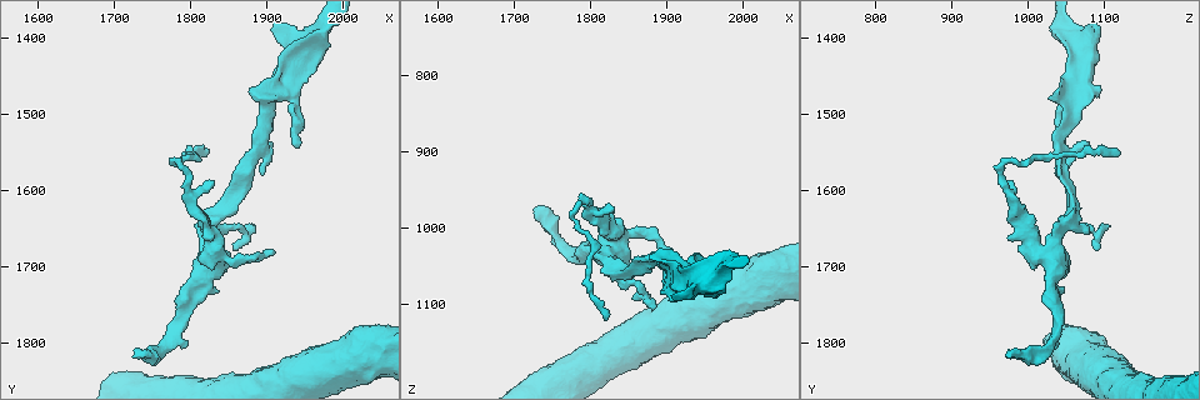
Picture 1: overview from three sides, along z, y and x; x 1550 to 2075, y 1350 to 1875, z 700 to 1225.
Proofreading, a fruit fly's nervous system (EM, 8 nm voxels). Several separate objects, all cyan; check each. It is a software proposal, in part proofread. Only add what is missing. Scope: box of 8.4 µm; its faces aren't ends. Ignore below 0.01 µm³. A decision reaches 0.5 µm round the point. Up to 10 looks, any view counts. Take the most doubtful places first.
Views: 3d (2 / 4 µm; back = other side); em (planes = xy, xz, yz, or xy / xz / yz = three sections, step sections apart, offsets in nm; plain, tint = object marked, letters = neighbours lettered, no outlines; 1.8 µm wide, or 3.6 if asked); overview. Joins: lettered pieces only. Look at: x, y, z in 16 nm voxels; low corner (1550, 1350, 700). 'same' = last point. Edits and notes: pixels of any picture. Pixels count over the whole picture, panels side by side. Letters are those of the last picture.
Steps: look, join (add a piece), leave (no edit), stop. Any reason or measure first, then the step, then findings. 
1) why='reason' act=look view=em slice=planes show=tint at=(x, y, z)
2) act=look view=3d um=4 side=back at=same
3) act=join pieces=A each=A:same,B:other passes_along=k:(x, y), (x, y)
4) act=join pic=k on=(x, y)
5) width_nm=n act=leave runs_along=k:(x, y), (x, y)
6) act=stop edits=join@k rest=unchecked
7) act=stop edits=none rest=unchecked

why='free end' act=look view=em slice=yz step=4 show=letters at=(1840, 1735, 1040)

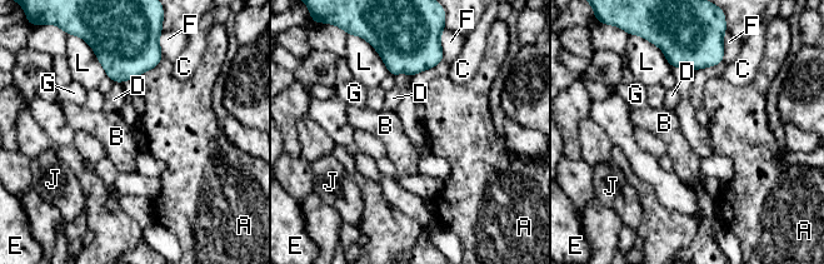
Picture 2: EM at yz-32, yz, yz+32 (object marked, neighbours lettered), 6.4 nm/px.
why='cut it another way' act=look view=em slice=planes show=letters at=same

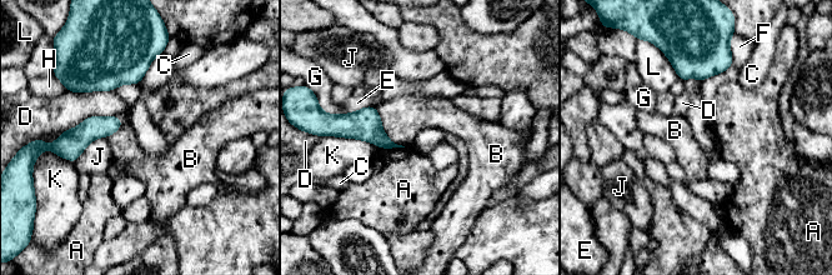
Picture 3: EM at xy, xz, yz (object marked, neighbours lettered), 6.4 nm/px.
act=leave each=A:other,B:other,C:other,D:other,E:other,F:other,G:other,H:other,J:other,K:other,L:other found='none of them fits'

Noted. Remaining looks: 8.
why='an open end' act=look view=3d um=4 at=(1905, 1540, 1080)

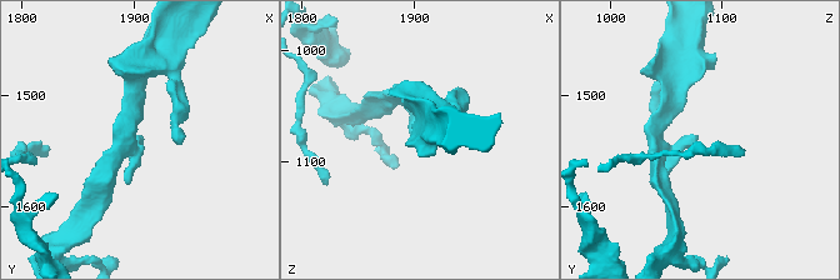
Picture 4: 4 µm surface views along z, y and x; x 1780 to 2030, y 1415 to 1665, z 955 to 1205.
why='shape alone is not enough' act=look view=em slice=planes show=tint at=(1904, 1536, 1078)

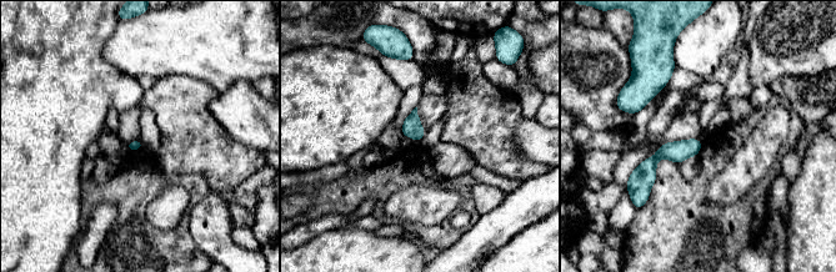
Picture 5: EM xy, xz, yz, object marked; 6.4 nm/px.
act=look view=em slice=planes show=letters at=same

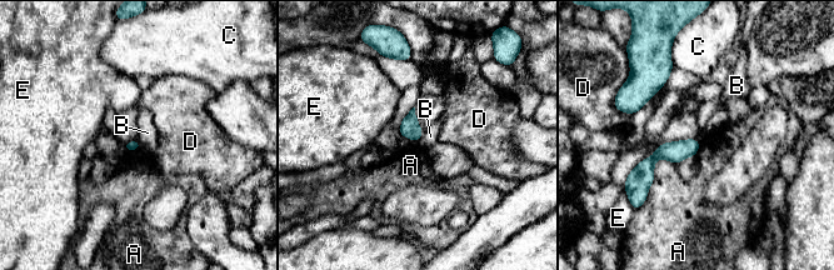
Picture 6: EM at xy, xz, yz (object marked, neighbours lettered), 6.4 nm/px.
act=leave each=A:other,B:other,C:other,D:other,E:other found='none of them fits'

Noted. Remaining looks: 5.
why='an open end' act=look view=3d um=4 side=back at=(1830, 1590, 970)

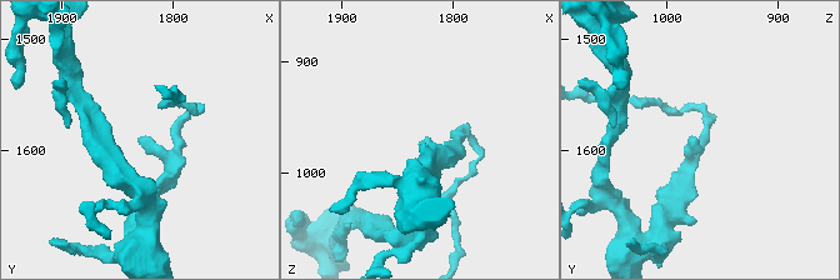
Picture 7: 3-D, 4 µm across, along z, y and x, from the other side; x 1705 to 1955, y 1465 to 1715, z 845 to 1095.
why='shape alone is not enough' act=look view=em slice=planes show=letters at=(1832, 1590, 972)

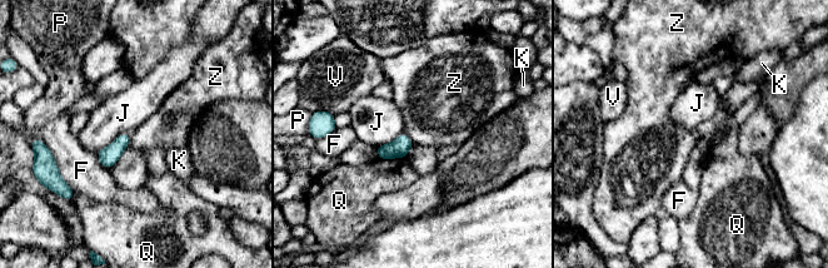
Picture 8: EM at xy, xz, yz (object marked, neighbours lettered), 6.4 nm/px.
act=leave each=F:other,J:other,K:other,P:other,Q:other,V:other,Z:other border=8:(130, 134), (126, 147) found='no lettered piece goes on from it'

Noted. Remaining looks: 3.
why='stops while still wide' act=look view=em slice=planes show=tint at=(1905, 1380, 1090)

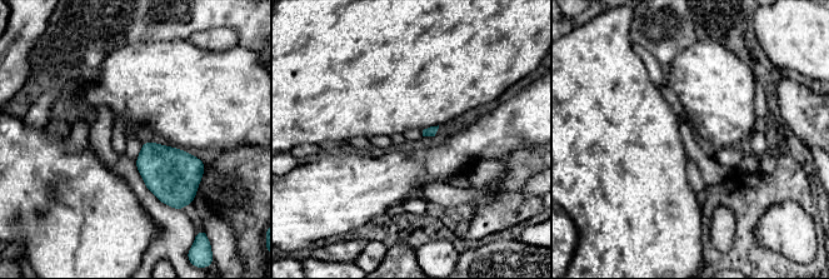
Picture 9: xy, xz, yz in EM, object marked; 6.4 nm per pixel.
why='see the neighbours' act=look view=em slice=planes show=letters at=same

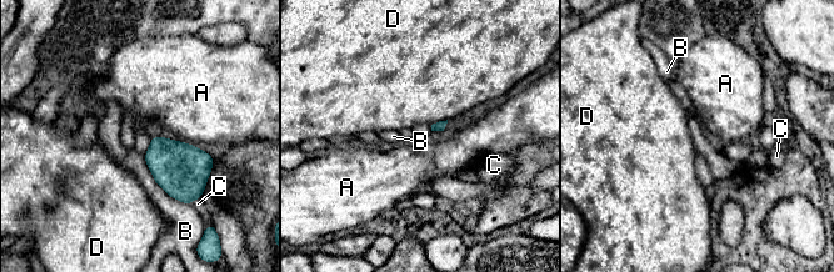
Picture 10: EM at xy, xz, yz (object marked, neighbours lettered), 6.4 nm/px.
act=leave each=A:other,B:other,C:other,D:other found='none of them fits'

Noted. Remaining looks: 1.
act=stop edits=none rest=unchecked

